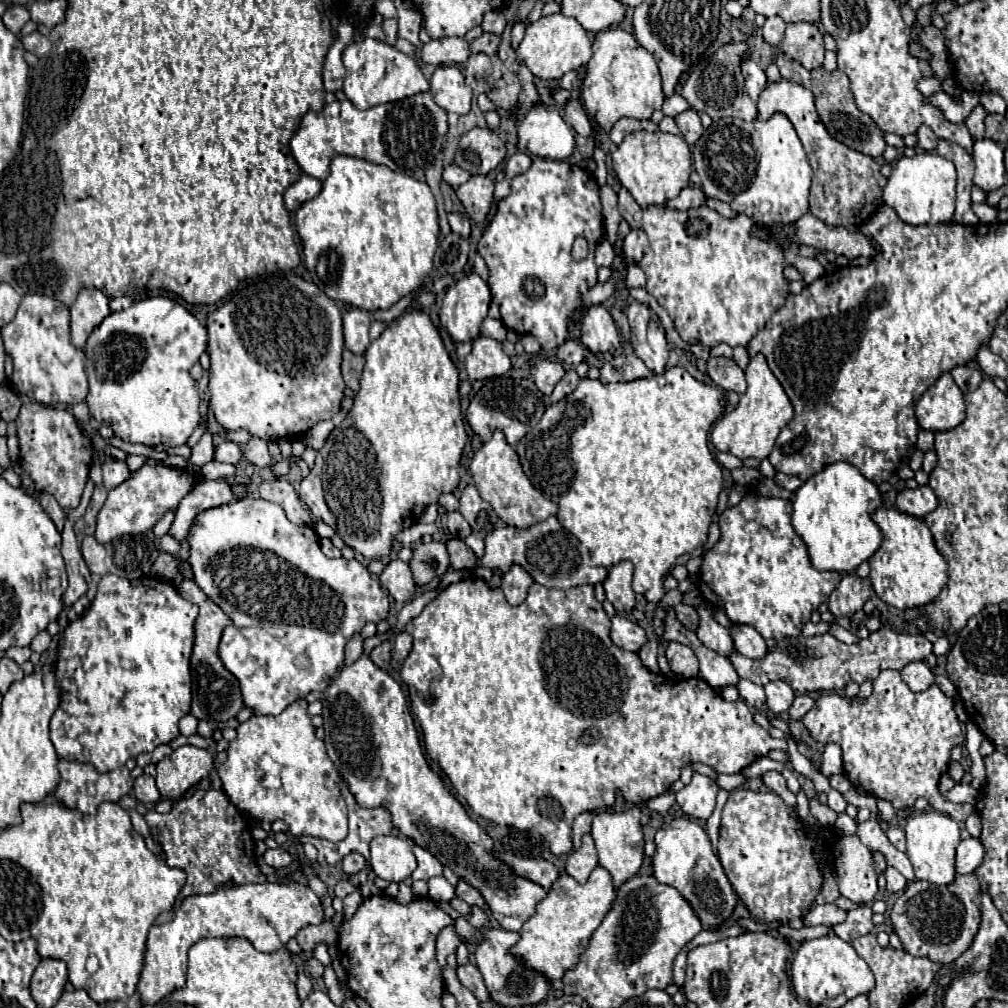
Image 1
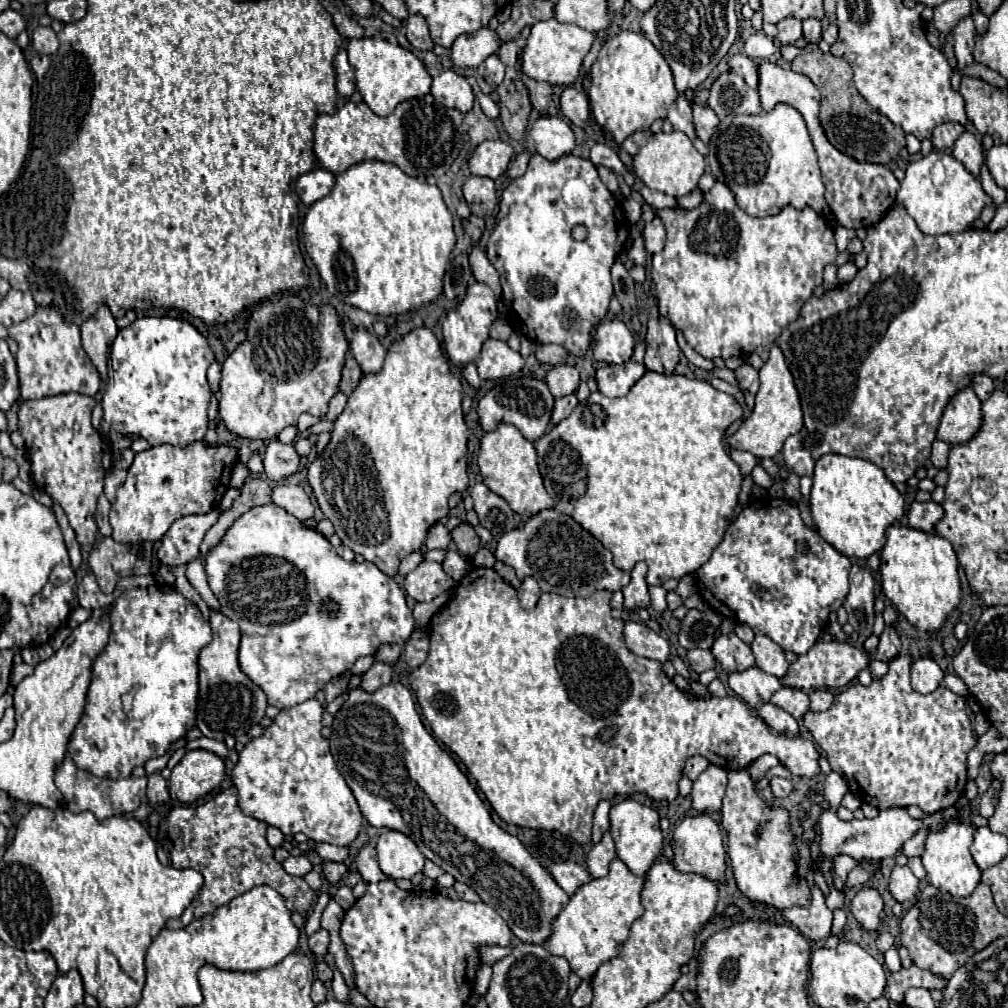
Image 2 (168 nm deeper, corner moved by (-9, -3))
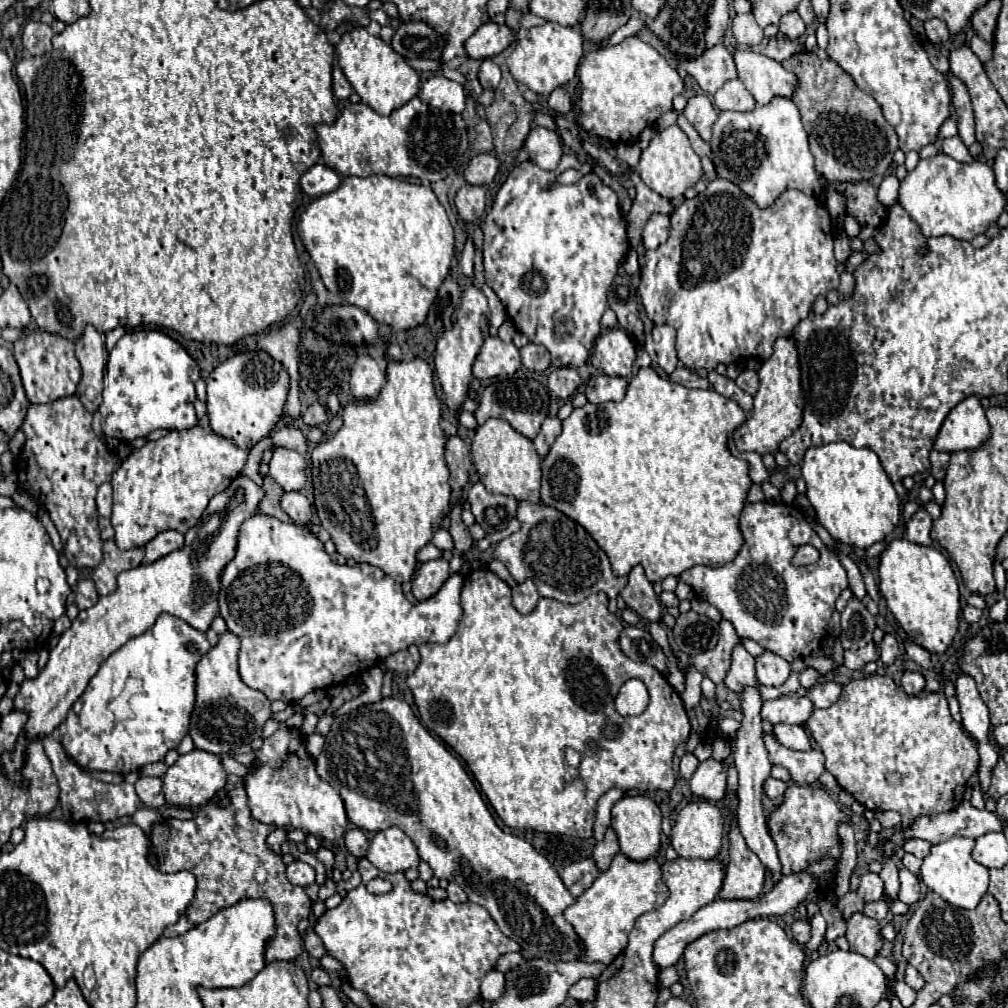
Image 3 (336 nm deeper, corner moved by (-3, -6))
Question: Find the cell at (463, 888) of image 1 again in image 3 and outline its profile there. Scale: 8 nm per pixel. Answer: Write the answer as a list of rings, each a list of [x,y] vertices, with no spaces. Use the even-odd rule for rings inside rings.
[[[450,883],[446,891],[448,891],[448,899],[450,899],[450,901],[454,901],[454,903],[466,903],[466,901],[468,901],[468,897],[466,897],[464,889],[462,889],[462,887],[458,887],[456,883]]]

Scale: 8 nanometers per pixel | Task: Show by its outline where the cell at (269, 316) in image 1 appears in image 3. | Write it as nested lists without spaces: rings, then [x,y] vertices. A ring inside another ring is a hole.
[[[238,353],[220,363],[206,379],[208,385],[208,417],[216,435],[232,439],[238,447],[250,449],[250,445],[264,439],[284,415],[288,399],[290,379],[282,363],[274,361],[268,353]]]

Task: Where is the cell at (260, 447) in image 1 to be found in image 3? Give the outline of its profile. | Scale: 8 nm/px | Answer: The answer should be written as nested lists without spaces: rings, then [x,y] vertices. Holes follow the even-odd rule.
[[[276,447],[268,463],[268,475],[284,491],[300,491],[306,483],[306,459],[290,449]]]

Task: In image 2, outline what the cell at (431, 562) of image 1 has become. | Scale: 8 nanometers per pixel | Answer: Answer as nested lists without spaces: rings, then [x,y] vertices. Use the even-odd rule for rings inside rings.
[[[452,550],[446,554],[442,566],[444,566],[444,570],[446,570],[456,582],[462,580],[464,574],[468,572],[468,560],[466,560],[464,556],[460,556],[458,552],[452,552]]]

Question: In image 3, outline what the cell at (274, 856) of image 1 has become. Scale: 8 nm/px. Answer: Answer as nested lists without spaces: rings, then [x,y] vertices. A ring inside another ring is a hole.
[[[304,861],[290,863],[286,867],[286,875],[288,875],[290,883],[300,885],[300,887],[306,887],[306,885],[314,883],[314,869],[308,863],[304,863]]]

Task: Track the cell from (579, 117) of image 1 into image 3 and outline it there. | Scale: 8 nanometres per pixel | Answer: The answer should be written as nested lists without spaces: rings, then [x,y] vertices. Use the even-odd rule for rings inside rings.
[[[558,87],[558,89],[554,89],[554,91],[550,93],[550,97],[548,97],[548,107],[554,109],[556,113],[560,113],[560,115],[566,115],[566,113],[572,109],[572,99],[570,99],[570,95],[568,95],[562,87]]]

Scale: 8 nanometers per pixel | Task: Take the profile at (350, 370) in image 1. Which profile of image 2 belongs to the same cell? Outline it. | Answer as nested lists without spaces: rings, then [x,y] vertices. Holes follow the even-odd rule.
[[[348,356],[346,362],[344,362],[344,366],[342,366],[342,384],[340,384],[340,390],[346,396],[350,396],[354,392],[354,388],[358,386],[360,378],[362,378],[362,372],[358,368],[358,362],[352,356]]]

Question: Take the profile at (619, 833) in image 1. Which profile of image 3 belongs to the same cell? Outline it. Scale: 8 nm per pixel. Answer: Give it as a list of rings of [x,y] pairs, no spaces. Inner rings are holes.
[[[622,797],[612,807],[612,829],[630,861],[646,861],[660,847],[662,813],[648,797]]]

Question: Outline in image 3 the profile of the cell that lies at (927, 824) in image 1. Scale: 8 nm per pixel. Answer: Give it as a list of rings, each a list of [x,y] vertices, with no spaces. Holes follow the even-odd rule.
[[[954,837],[932,845],[930,853],[924,857],[922,863],[922,881],[926,883],[926,887],[938,893],[950,905],[962,909],[974,909],[980,903],[982,895],[988,891],[988,869],[972,859],[972,849],[974,839]]]

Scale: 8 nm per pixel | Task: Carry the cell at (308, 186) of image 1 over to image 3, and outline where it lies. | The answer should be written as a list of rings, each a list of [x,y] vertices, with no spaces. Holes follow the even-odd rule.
[[[322,163],[310,167],[310,171],[306,171],[300,177],[300,187],[310,197],[326,195],[326,193],[334,191],[338,187],[338,183],[340,183],[340,175]]]

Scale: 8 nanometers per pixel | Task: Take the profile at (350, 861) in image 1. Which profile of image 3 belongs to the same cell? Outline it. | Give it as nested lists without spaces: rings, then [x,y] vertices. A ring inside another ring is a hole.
[[[350,829],[350,831],[344,835],[344,839],[346,839],[348,851],[350,851],[356,859],[366,857],[366,851],[368,851],[370,841],[368,841],[368,837],[364,835],[362,829]]]

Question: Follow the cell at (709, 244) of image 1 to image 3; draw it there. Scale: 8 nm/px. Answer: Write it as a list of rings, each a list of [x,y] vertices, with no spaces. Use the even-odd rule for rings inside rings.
[[[714,179],[700,197],[682,201],[670,215],[668,241],[656,251],[646,251],[638,291],[646,315],[654,323],[668,323],[676,329],[678,359],[692,371],[700,367],[712,371],[718,363],[730,365],[742,357],[766,361],[772,355],[774,341],[790,335],[798,321],[812,311],[814,299],[836,287],[838,271],[832,251],[832,225],[828,211],[814,197],[802,191],[784,191],[772,207],[758,209],[734,183]],[[698,209],[704,209],[704,227],[696,227],[698,219],[694,215]],[[694,229],[698,233],[692,237]],[[706,265],[714,265],[714,277],[708,277]]]

